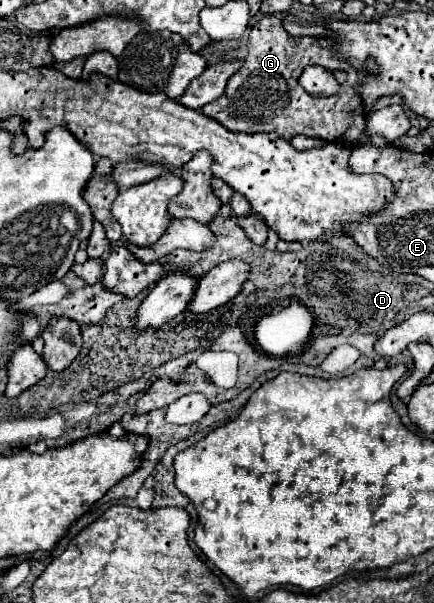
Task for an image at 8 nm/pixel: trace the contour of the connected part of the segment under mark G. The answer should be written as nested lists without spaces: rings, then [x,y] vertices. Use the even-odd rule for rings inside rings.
[[[262,16],[250,32],[248,56],[244,66],[228,80],[226,92],[214,102],[206,104],[202,112],[216,118],[232,132],[276,132],[280,138],[290,140],[296,134],[320,138],[326,142],[352,142],[338,146],[386,146],[388,142],[374,134],[366,134],[366,114],[362,110],[362,98],[358,98],[358,80],[362,74],[350,68],[342,58],[334,58],[334,46],[330,38],[304,36],[300,42],[282,28],[282,18]],[[318,64],[330,70],[344,70],[348,74],[346,84],[332,98],[314,98],[298,84],[298,76],[304,66]]]

